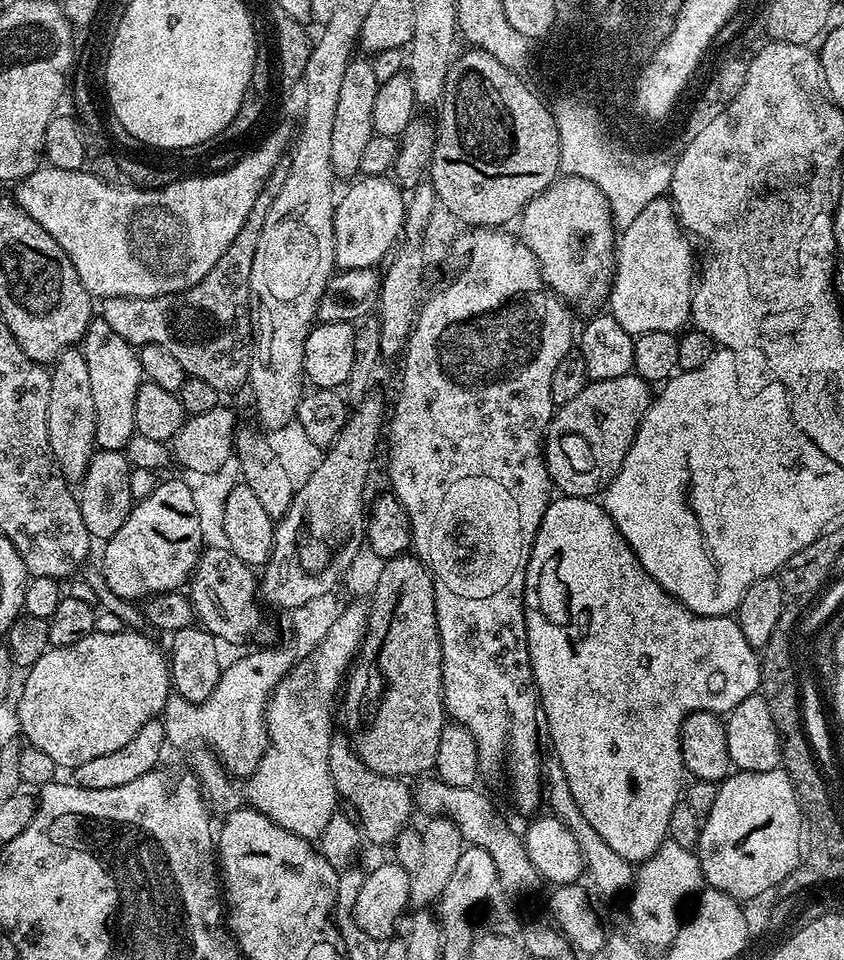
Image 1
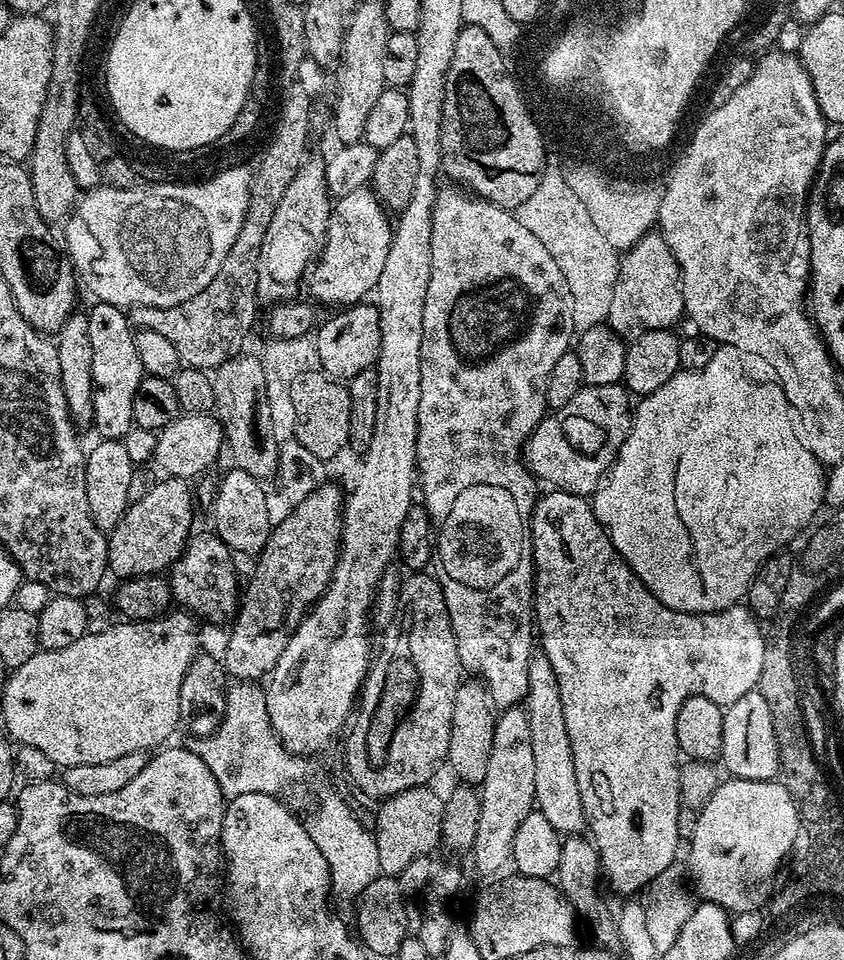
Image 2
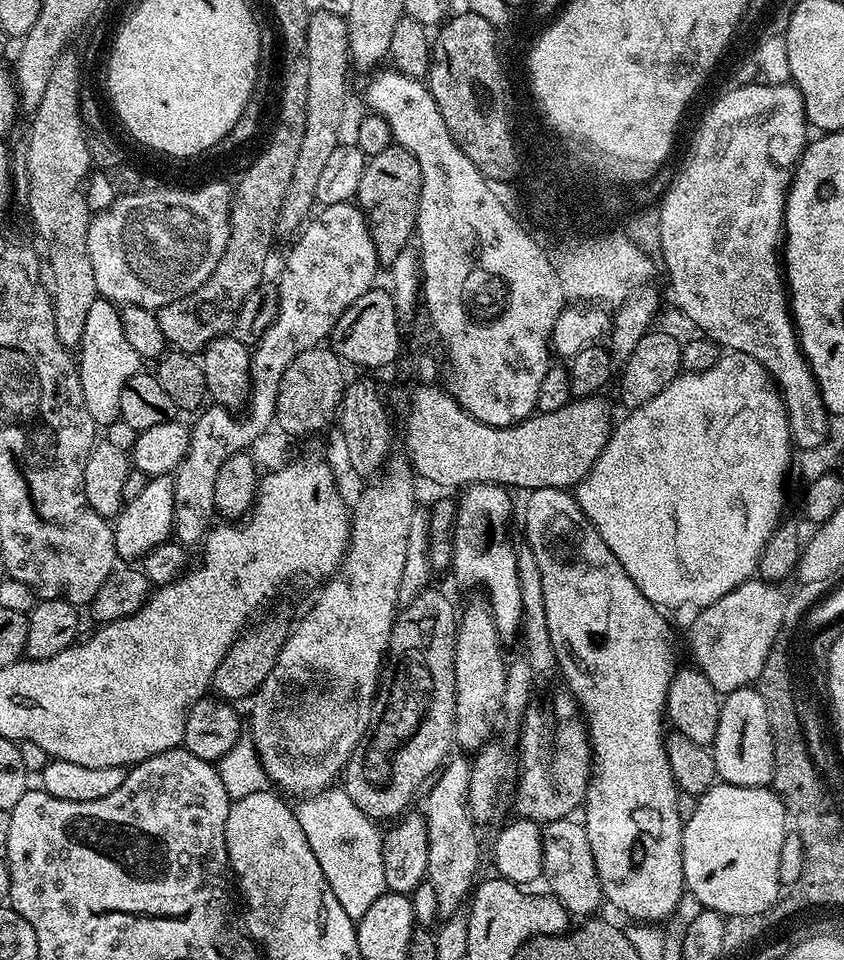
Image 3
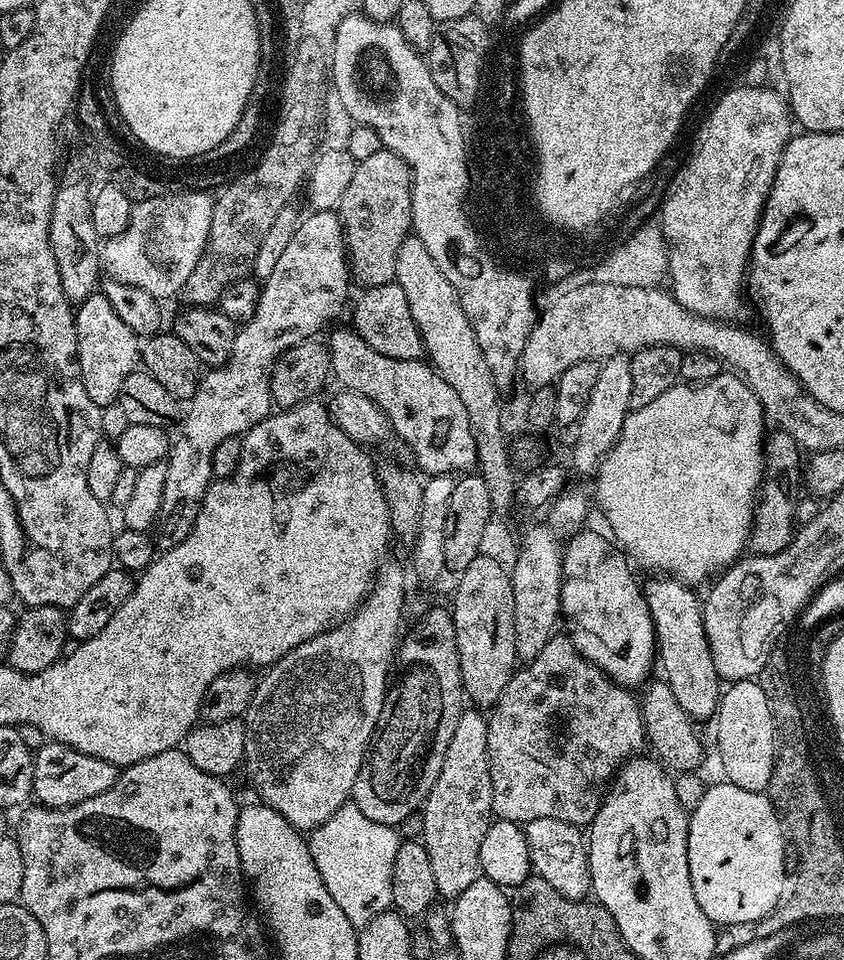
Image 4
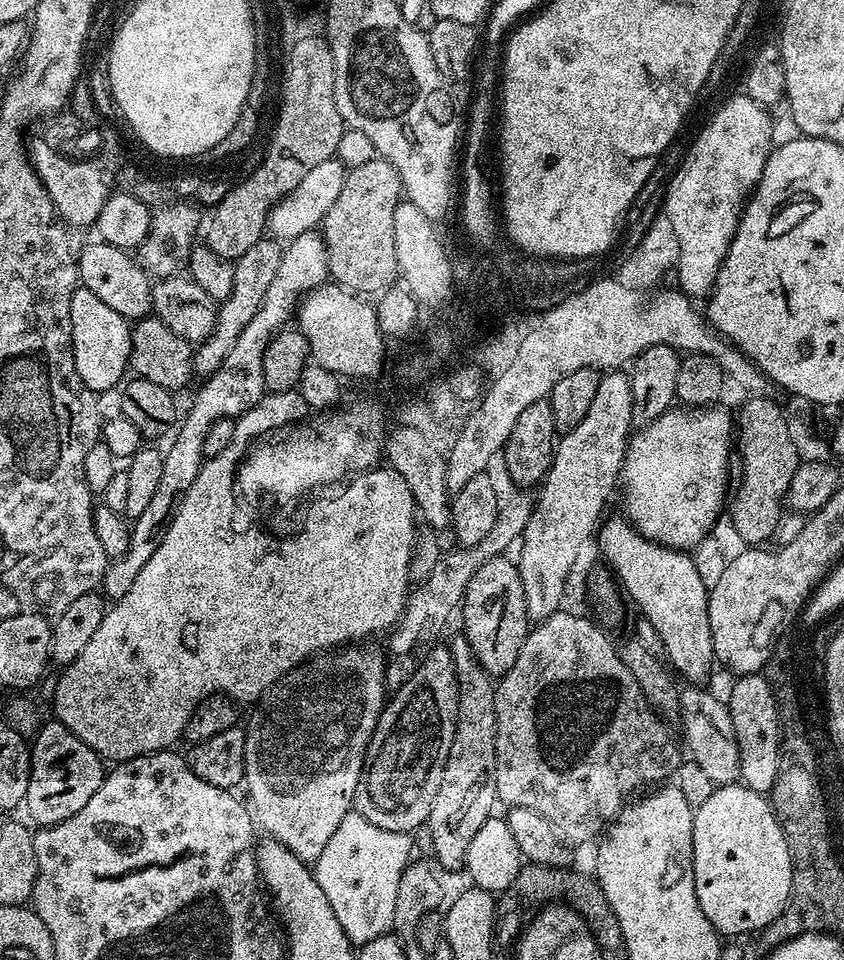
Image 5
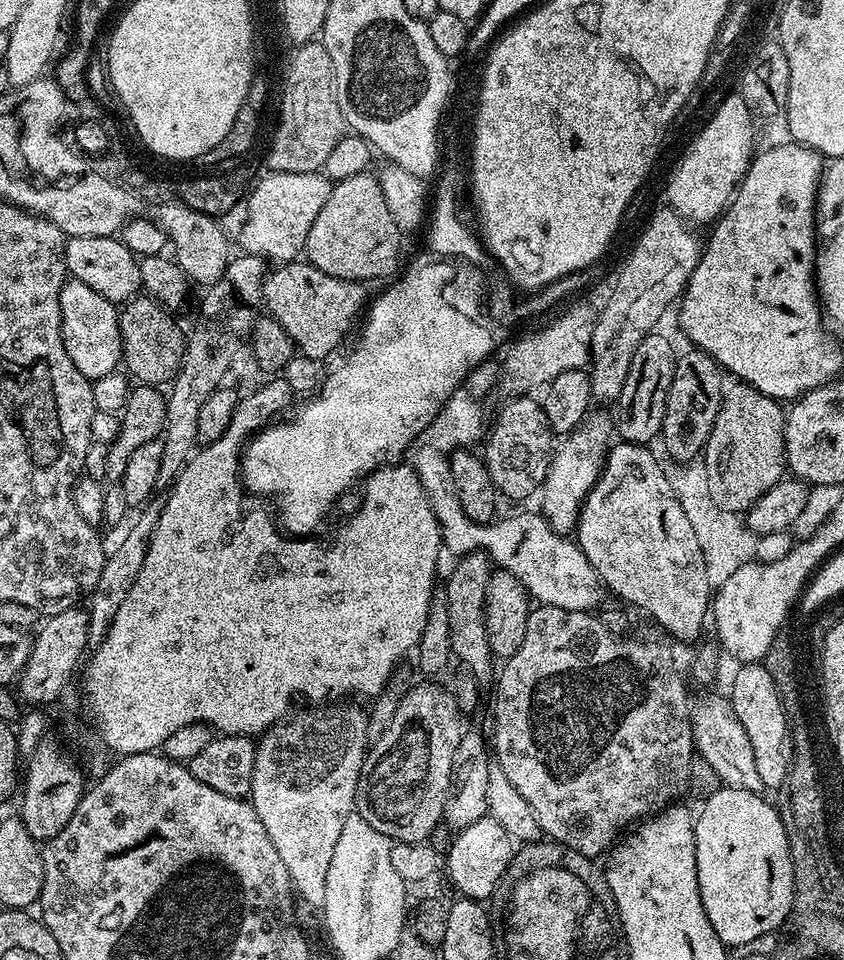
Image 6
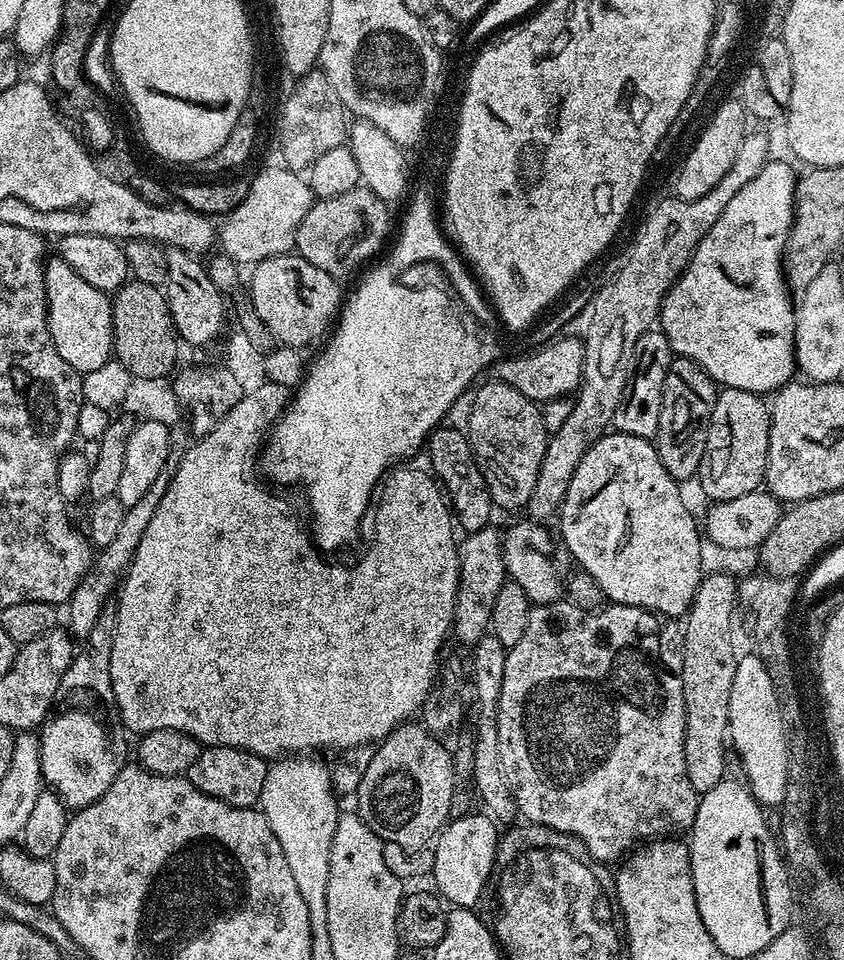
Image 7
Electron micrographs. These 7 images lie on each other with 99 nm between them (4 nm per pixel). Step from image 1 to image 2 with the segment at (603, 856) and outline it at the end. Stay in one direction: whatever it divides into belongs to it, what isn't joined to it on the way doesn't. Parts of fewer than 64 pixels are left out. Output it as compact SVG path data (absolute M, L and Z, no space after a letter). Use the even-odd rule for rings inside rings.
M542 650L533 651L528 667L528 694L526 711L530 724L531 753L534 754L534 800L535 811L546 814L546 819L554 830L561 834L580 834L587 829L588 819L582 806L582 794L578 790L578 774L574 774L574 754L570 734L566 734L566 717L562 715L562 696L558 694L558 680L550 658Z

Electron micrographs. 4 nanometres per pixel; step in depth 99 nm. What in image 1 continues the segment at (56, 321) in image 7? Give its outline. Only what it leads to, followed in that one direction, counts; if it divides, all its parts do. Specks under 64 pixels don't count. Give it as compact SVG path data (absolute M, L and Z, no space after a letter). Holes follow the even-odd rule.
M93 318L82 341L86 370L90 370L90 386L94 393L96 415L96 446L100 450L119 452L127 449L130 438L136 435L134 398L142 382L137 349L126 342L103 318Z

